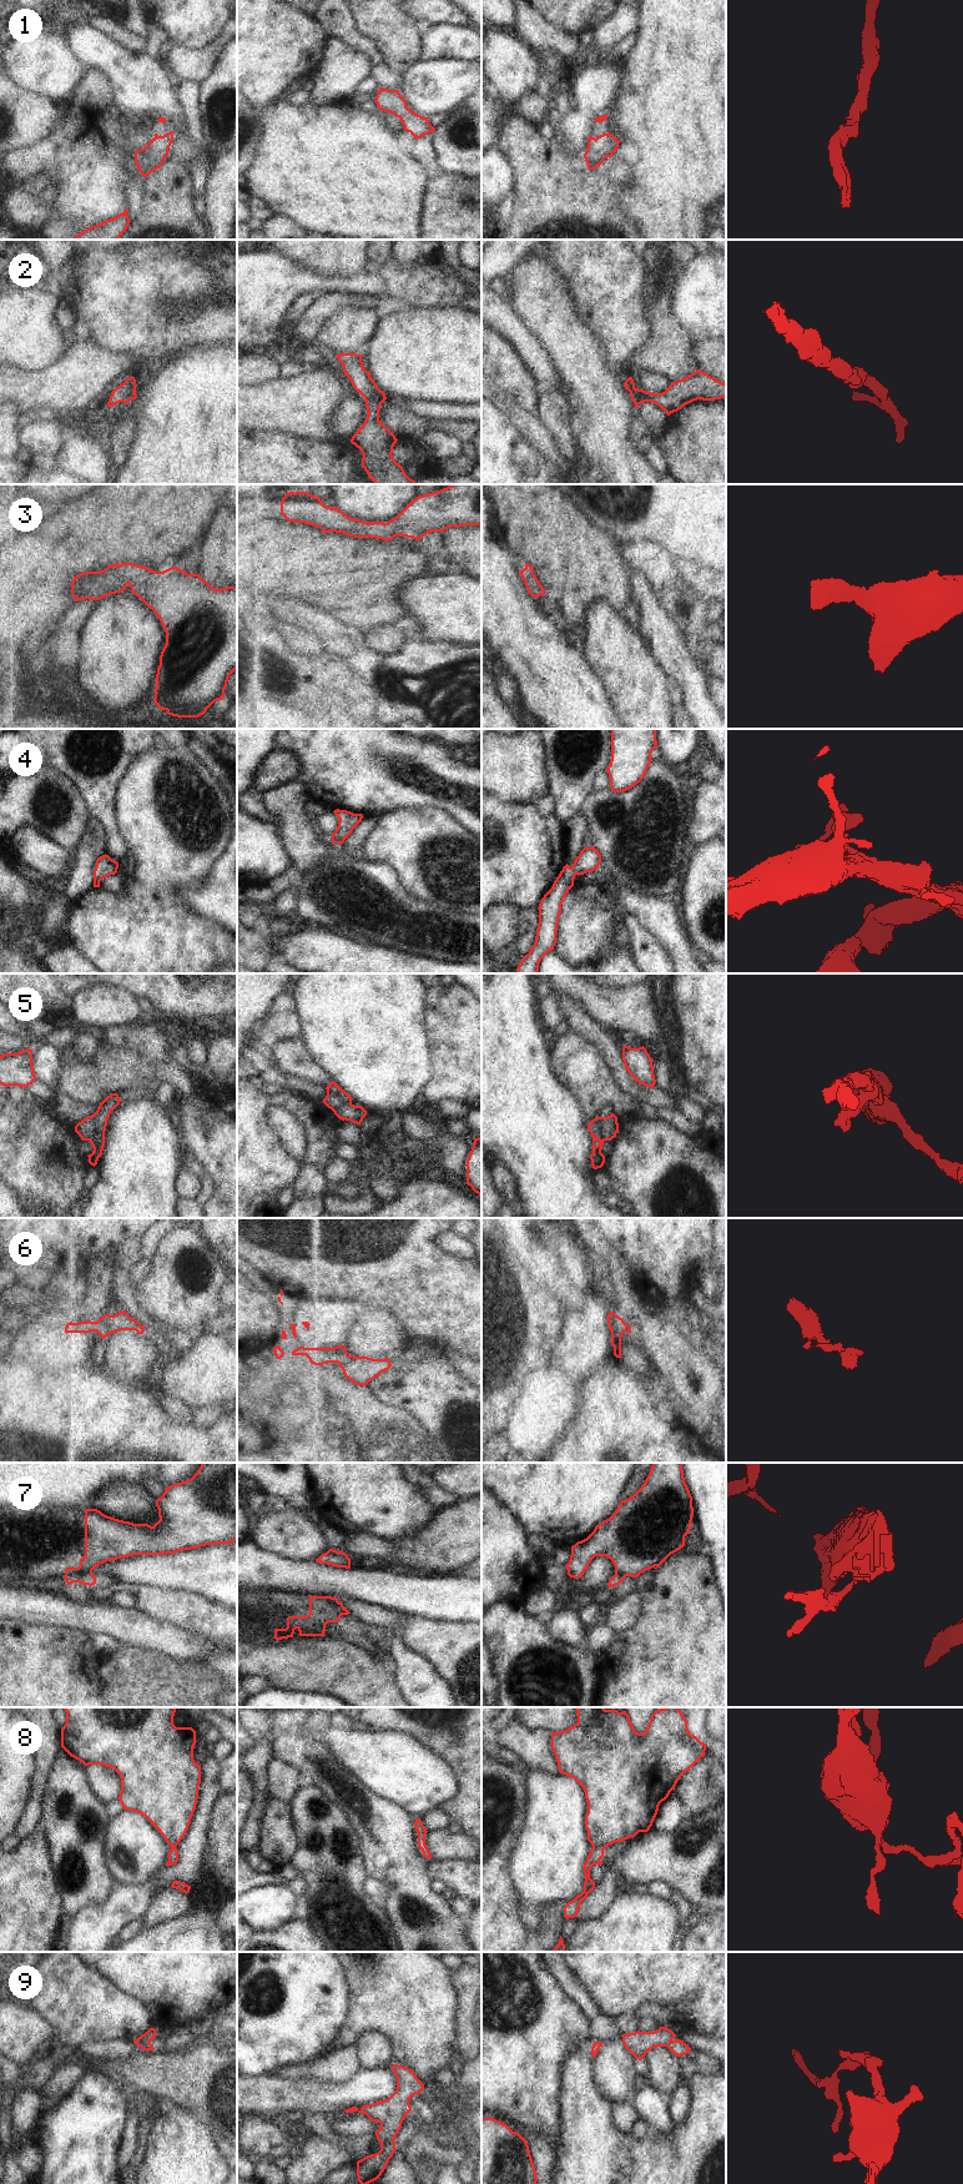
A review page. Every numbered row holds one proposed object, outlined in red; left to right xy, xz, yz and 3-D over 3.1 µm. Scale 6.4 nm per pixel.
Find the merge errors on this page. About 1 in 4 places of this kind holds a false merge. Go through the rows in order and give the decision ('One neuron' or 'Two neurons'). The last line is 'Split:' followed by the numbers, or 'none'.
1: One neuron
2: One neuron
3: One neuron
4: One neuron
5: One neuron
6: One neuron
7: Two neurons
8: Two neurons
9: Two neurons
Split: 7, 8, 9

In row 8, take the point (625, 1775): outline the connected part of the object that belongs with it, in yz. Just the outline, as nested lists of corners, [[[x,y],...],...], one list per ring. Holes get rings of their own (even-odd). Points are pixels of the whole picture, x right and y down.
[[[578,1707],[576,1716],[578,1722],[574,1726],[564,1731],[551,1732],[551,1748],[559,1766],[559,1772],[579,1782],[585,1792],[585,1798],[588,1801],[588,1812],[585,1815],[588,1841],[593,1847],[600,1847],[604,1845],[609,1846],[630,1837],[635,1837],[639,1832],[647,1832],[657,1815],[660,1803],[669,1797],[672,1790],[675,1790],[675,1786],[680,1777],[686,1771],[689,1771],[701,1757],[705,1756],[706,1743],[701,1742],[696,1736],[690,1733],[690,1731],[687,1730],[687,1720],[677,1707],[665,1707],[656,1710],[651,1715],[650,1722],[644,1733],[639,1733],[635,1731],[626,1711],[619,1712],[617,1710],[605,1710],[604,1707]]]

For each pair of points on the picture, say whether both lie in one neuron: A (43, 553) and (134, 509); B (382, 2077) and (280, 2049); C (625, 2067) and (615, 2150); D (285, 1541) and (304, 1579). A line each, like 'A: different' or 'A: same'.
A: same
B: different
C: different
D: different

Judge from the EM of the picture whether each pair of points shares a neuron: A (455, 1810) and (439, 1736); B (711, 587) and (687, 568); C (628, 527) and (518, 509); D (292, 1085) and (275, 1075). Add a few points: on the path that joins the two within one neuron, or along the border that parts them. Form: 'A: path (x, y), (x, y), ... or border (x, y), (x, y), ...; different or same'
A: path (465, 1791), (465, 1762), (458, 1755); same
B: path (705, 584), (694, 574); same
C: border (570, 499), (598, 528); different
D: border (283, 1073), (286, 1088); different

